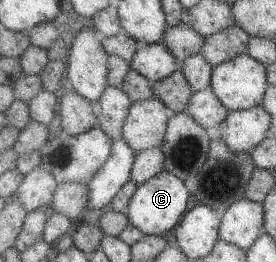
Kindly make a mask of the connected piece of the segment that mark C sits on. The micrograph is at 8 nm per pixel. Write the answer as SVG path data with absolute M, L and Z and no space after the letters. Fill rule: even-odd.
M162 170L137 186L122 213L126 216L128 223L140 230L143 235L161 236L161 234L166 234L172 230L173 226L178 225L180 218L184 215L184 210L186 210L186 202L189 196L190 193L180 178Z

